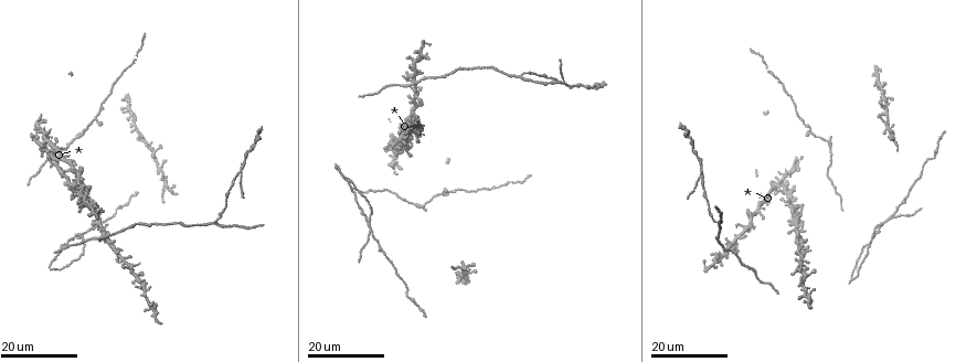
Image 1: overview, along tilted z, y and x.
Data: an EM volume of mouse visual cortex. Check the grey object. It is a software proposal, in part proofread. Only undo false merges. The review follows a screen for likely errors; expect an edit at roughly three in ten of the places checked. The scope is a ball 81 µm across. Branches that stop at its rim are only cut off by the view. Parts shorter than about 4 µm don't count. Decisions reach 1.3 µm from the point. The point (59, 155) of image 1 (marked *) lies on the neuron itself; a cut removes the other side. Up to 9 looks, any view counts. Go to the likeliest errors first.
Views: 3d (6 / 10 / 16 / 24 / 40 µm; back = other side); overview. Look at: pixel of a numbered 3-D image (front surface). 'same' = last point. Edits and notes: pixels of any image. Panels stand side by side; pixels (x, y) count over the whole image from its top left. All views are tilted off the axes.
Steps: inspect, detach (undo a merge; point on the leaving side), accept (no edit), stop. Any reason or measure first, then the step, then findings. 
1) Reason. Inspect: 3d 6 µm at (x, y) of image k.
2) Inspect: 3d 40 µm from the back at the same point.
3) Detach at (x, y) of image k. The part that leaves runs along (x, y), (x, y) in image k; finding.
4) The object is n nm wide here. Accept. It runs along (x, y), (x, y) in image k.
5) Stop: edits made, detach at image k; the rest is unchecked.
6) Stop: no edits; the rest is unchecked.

Three arms meet. Inspect: 3d 24 µm at (367, 225) of image 1.

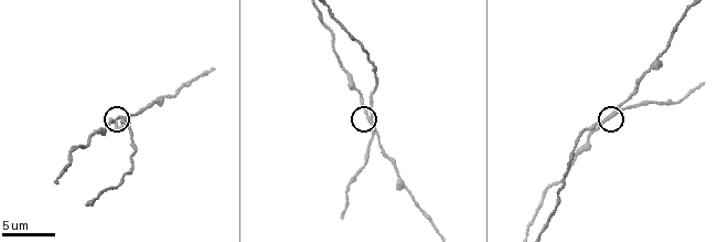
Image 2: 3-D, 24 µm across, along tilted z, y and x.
Zoom in. Inspect: 3d 6 µm at (368, 119) of image 2.

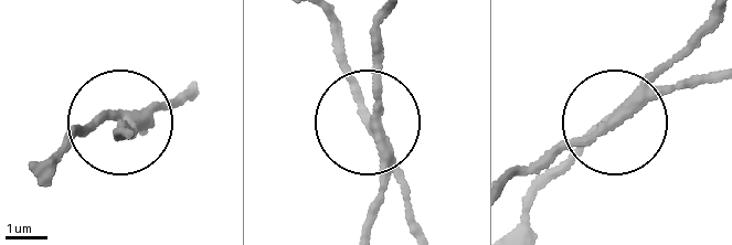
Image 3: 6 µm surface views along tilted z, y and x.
The object is 190 nm wide here. Accept. One neuron here.

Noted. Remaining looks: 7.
Inspect: 3d 16 µm at (240, 169) of image 1.

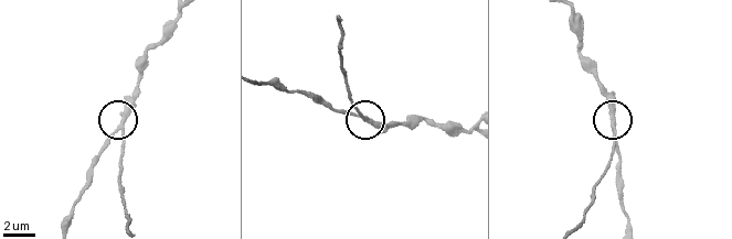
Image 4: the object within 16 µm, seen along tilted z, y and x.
Inspect: 3d 6 µm at (614, 128) of image 4.

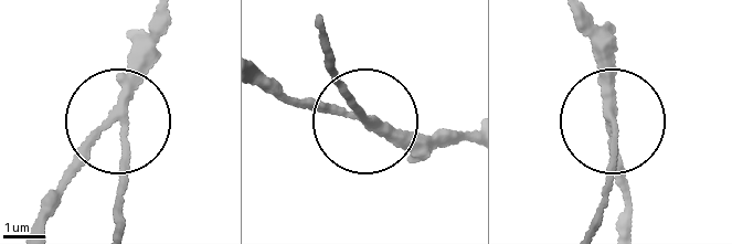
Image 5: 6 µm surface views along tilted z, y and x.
Other side. Inspect: 3d 6 µm from the back at (116, 119) of image 5.

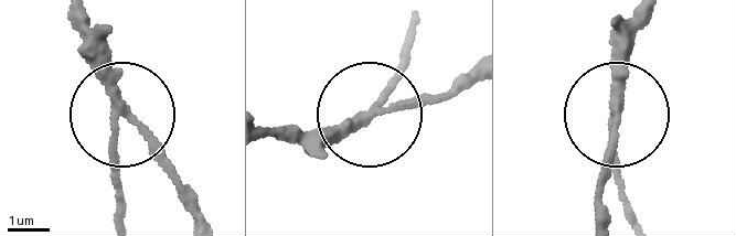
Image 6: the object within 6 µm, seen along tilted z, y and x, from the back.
The object is 180 nm wide here. Detach at (118, 180) of image 6. The part that leaves runs along (113, 125), (121, 218) in image 6; a second neuron is stuck on.

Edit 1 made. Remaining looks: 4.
Inspect: 3d 16 µm at (166, 184) of image 1.

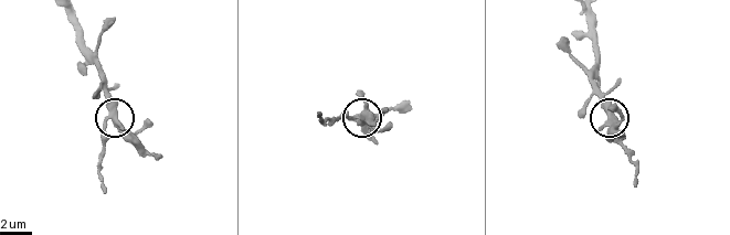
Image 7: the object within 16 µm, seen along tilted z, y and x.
Inspect: 3d 10 µm at (112, 123) of image 7.

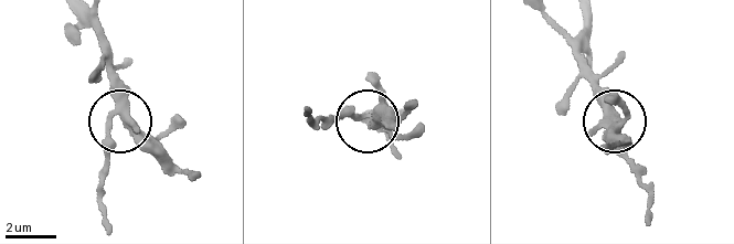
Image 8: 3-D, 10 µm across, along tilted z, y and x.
4 arms meet here. Detach at (104, 167) of image 8. Two neurons meet here.

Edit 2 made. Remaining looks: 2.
Four-way junction. Inspect: 3d 24 µm at (95, 222) of image 1.

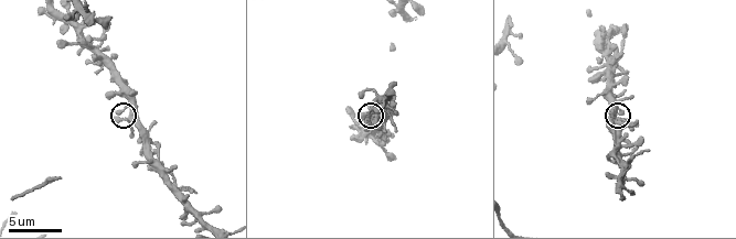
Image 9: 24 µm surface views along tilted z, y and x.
Inspect: 3d 10 µm at (128, 119) of image 9.

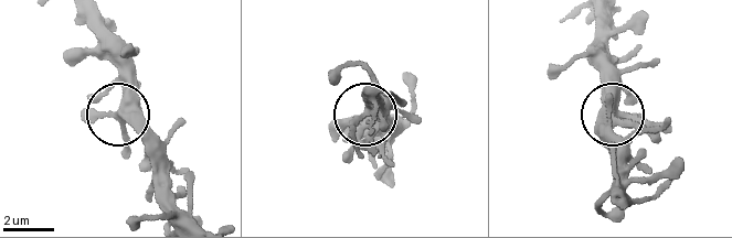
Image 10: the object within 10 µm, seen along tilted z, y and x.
The side arm is 37 µm long; 4 arms meet here. Accept. One neuron here.

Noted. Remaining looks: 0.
Stop: edits made, detach at image 6, detach at image 8; the rest is unchecked.

